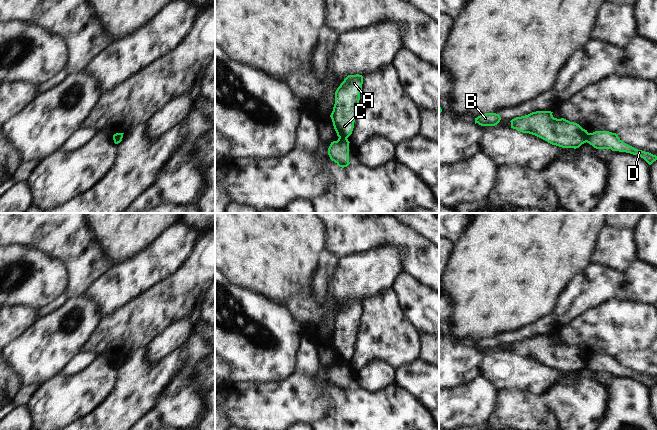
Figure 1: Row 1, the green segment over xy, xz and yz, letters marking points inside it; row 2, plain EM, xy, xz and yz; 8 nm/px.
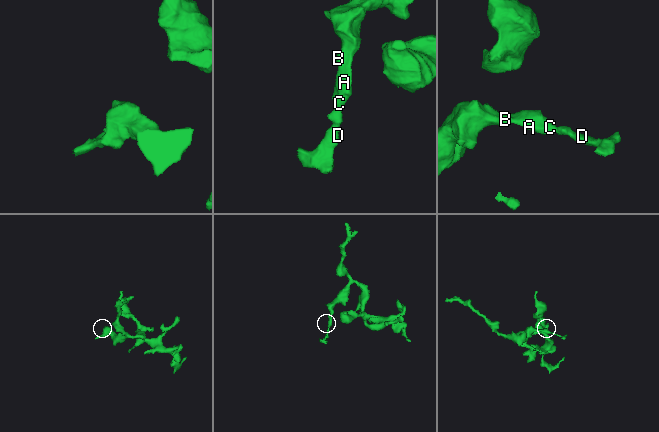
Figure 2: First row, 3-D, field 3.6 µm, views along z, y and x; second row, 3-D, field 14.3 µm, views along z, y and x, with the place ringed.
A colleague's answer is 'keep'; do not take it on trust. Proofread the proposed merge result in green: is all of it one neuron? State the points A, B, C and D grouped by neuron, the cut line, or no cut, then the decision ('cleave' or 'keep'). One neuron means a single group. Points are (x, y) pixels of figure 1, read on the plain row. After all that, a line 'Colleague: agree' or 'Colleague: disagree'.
groups A B C / D; cut yz (588, 357), (585, 365); cleave
Colleague: disagree

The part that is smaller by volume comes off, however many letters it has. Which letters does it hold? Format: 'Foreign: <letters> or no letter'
Foreign: D.

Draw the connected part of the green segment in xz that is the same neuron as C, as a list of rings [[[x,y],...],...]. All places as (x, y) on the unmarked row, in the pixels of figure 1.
[[[348,299],[335,316],[335,328],[330,341],[338,361],[348,362],[352,358],[362,308],[362,299]]]

